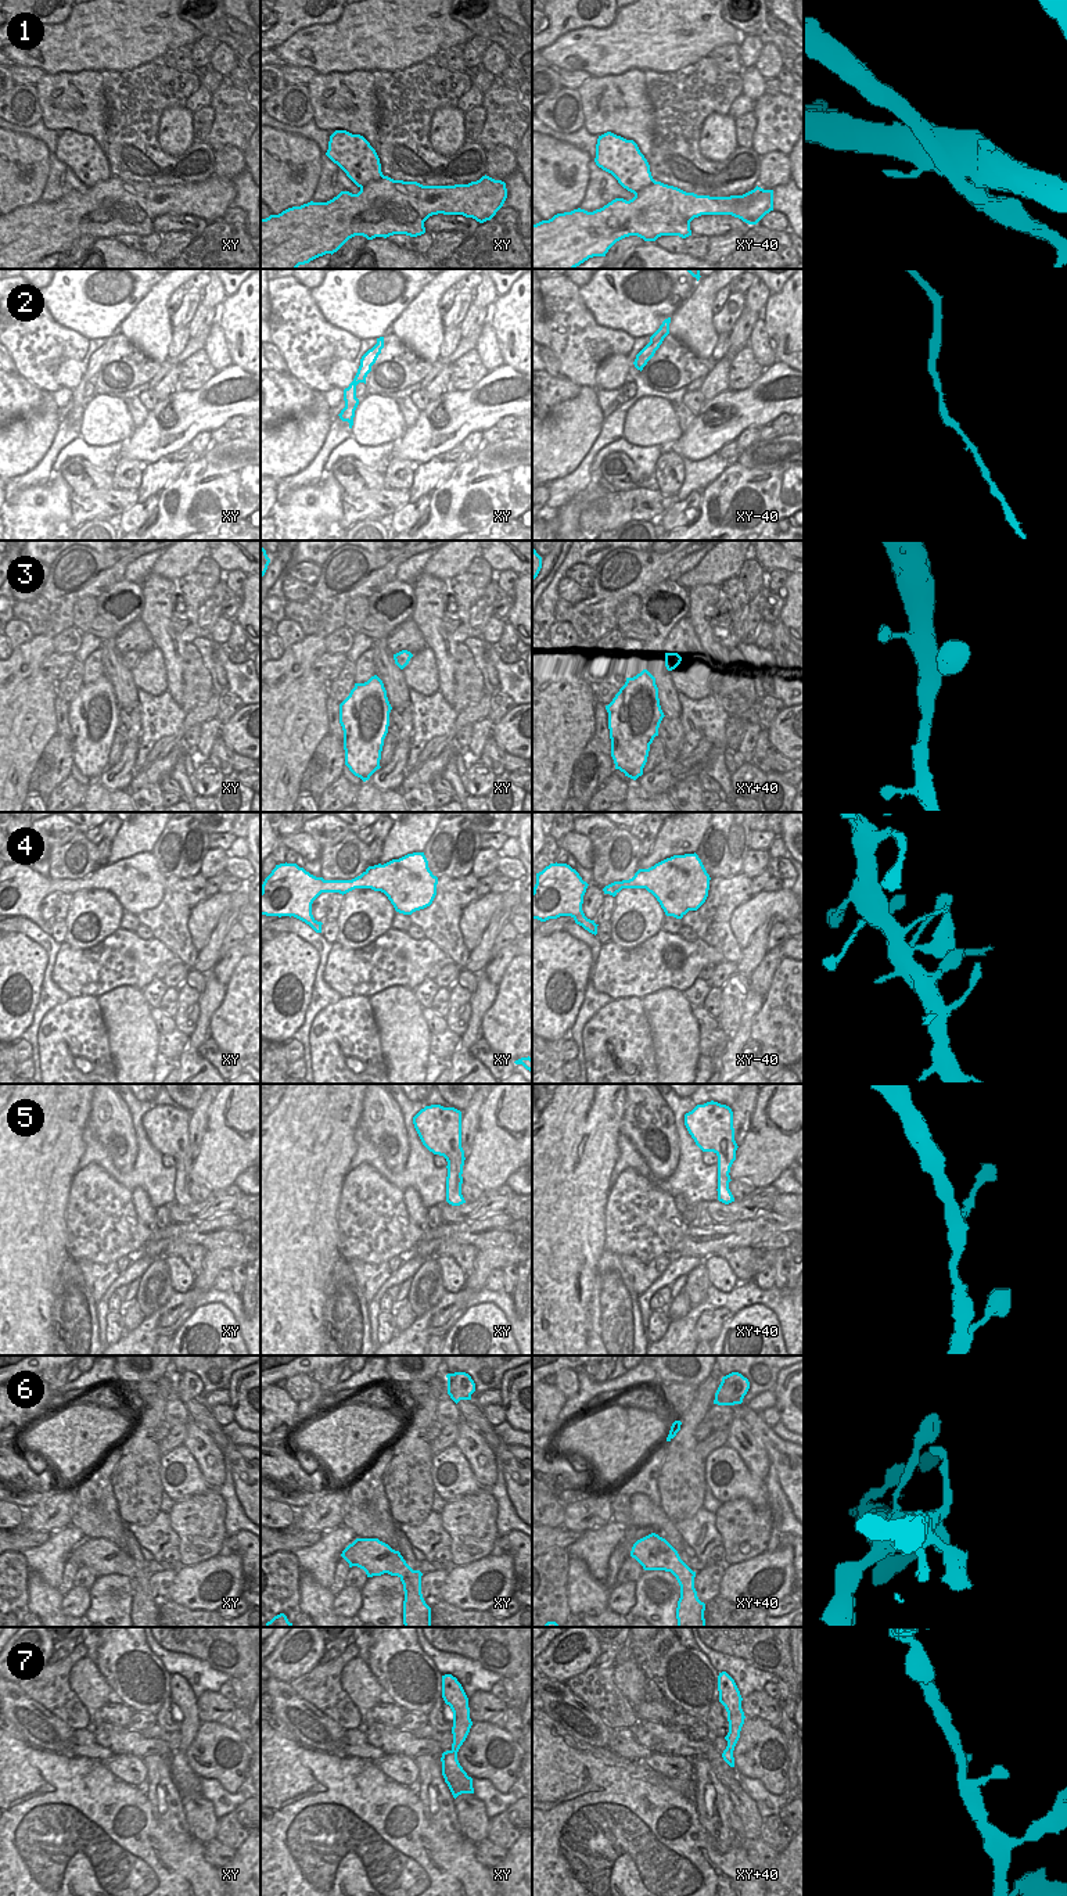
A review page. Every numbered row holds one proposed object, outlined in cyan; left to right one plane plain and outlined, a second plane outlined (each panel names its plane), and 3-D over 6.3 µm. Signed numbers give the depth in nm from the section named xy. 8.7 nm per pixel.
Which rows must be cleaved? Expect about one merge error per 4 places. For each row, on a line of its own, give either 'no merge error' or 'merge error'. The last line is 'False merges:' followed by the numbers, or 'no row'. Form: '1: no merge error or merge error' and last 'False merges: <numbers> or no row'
1: merge error
2: no merge error
3: no merge error
4: no merge error
5: no merge error
6: no merge error
7: no merge error
False merges: 1

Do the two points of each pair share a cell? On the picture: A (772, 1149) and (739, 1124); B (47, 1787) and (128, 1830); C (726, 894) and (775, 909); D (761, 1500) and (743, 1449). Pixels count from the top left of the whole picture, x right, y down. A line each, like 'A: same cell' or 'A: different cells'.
A: different cells
B: same cell
C: different cells
D: different cells

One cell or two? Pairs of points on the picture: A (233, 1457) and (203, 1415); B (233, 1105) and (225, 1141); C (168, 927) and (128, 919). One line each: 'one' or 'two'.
A: one
B: one
C: two

